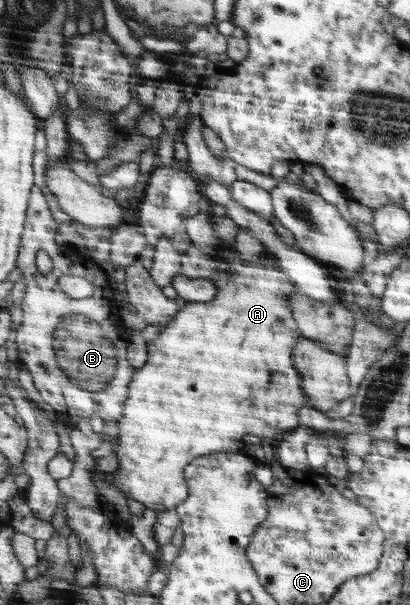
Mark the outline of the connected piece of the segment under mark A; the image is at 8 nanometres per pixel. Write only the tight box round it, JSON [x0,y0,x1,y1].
[110,250,304,512]

